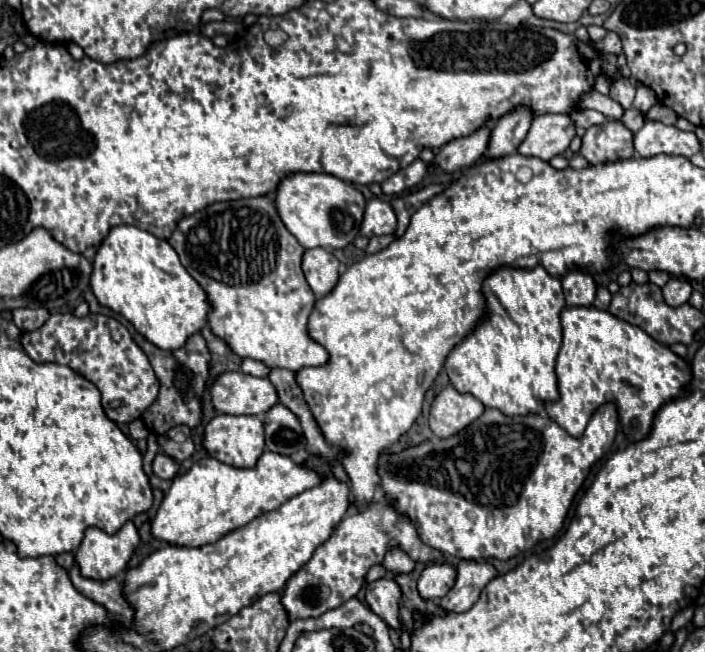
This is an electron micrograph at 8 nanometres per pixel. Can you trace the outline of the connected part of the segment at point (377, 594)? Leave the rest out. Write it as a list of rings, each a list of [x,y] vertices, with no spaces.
[[[381,578],[377,582],[367,584],[365,596],[369,608],[385,620],[389,628],[393,628],[401,636],[401,622],[399,622],[399,606],[401,606],[401,588],[393,578]]]

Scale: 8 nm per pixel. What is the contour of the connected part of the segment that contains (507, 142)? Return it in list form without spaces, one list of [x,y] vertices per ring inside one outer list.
[[[513,110],[511,114],[505,114],[503,118],[499,118],[499,122],[495,122],[489,136],[487,156],[501,158],[517,152],[519,144],[527,136],[531,120],[533,118],[531,114],[527,114],[527,110]]]

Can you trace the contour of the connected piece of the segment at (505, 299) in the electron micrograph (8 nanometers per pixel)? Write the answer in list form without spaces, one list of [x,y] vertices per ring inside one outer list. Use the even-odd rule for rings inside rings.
[[[537,266],[533,270],[521,268],[499,268],[483,282],[483,294],[487,298],[489,318],[479,322],[479,326],[451,350],[445,360],[445,372],[451,384],[461,394],[475,396],[485,408],[497,408],[505,416],[535,416],[545,412],[549,402],[559,400],[559,386],[555,374],[555,360],[563,340],[561,310],[565,306],[593,306],[597,286],[593,278],[585,272],[565,274],[561,280],[547,274],[545,268]]]

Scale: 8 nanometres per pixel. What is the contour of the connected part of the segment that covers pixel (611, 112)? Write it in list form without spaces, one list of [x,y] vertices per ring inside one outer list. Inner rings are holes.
[[[595,90],[591,94],[587,94],[587,102],[583,102],[583,106],[579,106],[579,108],[595,108],[601,114],[605,114],[607,118],[613,118],[613,120],[619,120],[621,114],[623,114],[623,108],[617,102],[613,102],[611,98],[603,96]]]

